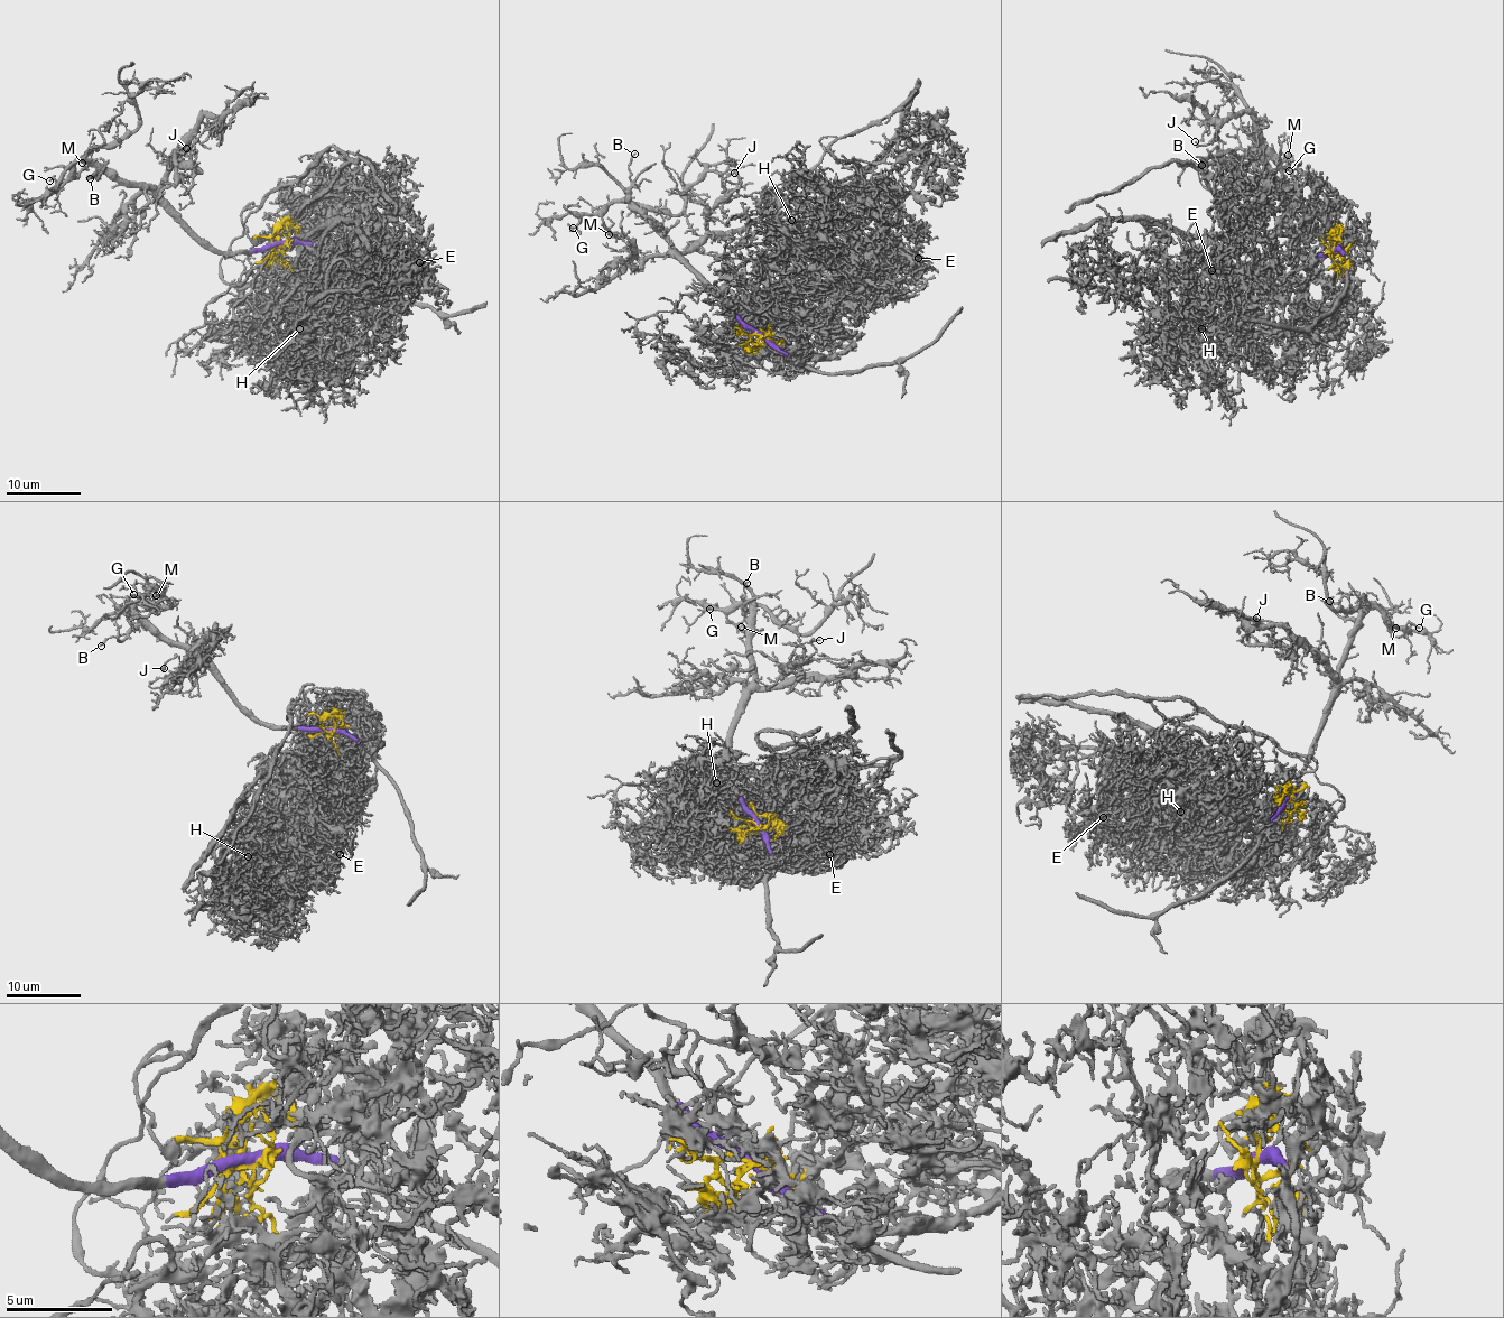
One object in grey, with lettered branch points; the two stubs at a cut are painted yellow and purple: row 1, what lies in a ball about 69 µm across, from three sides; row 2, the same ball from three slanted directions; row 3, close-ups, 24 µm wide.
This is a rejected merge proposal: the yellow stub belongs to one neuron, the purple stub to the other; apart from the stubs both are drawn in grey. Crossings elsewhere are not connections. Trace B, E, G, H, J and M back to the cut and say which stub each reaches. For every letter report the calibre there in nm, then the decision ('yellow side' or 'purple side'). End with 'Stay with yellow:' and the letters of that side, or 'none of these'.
B: 120 nm | purple side
E: 140 nm | yellow side
G: 130 nm | purple side
H: 160 nm | yellow side
J: 120 nm | purple side
M: 140 nm | purple side
Stay with yellow: E, H

